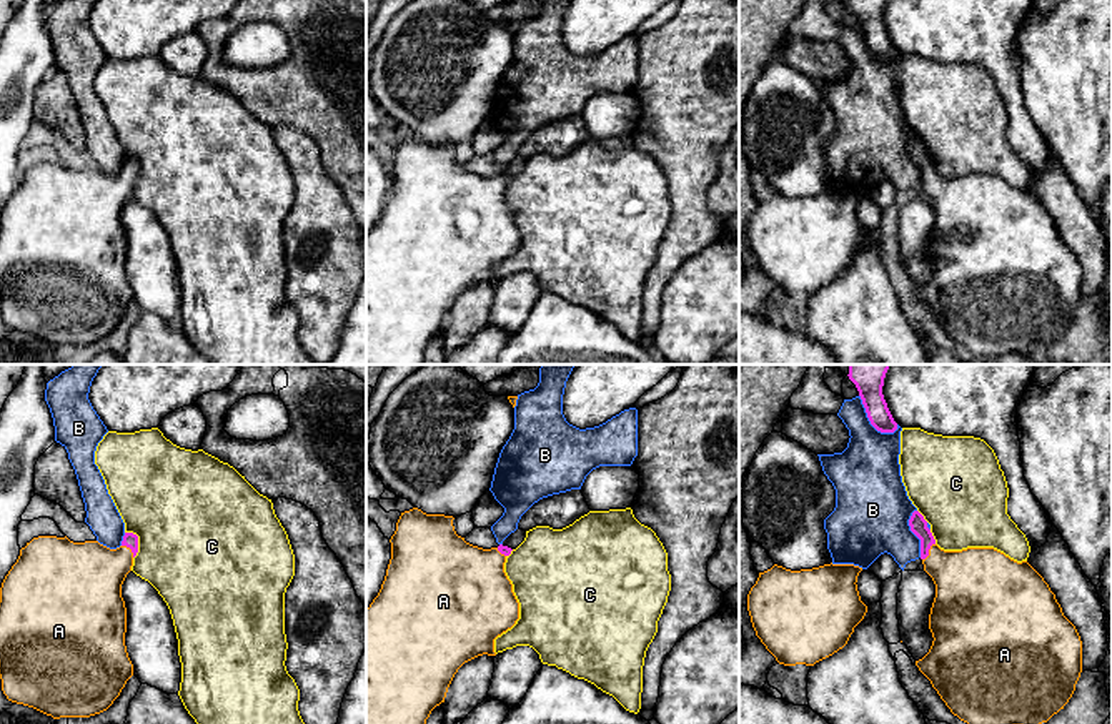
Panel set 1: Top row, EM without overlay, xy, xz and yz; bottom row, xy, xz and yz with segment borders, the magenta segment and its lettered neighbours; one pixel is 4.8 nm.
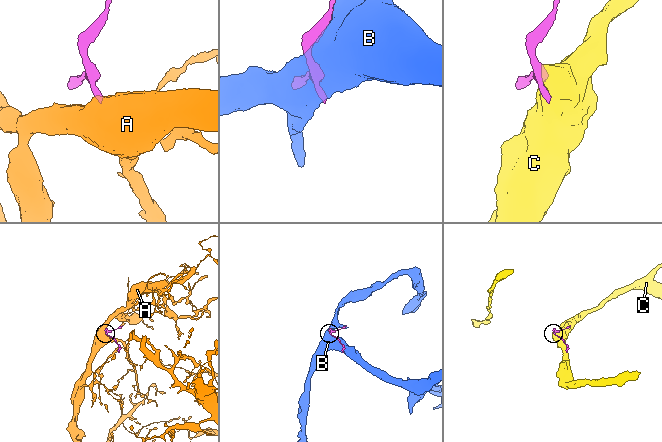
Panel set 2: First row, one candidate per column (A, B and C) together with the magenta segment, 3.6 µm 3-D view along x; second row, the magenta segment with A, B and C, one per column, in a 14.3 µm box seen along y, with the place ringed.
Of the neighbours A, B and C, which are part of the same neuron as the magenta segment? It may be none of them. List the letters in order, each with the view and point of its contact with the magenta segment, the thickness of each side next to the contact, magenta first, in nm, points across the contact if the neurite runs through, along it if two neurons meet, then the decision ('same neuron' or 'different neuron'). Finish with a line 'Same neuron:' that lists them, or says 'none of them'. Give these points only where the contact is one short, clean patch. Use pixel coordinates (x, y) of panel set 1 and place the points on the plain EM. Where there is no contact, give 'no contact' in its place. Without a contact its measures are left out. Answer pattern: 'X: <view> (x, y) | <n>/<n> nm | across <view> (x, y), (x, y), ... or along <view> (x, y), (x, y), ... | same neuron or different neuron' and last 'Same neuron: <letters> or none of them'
A: yz (928, 178) | 80/320 nm | across yz (918, 152), (926, 163), (928, 178), (968, 210) | same neuron
B: yz (871, 50) | 130/320 nm | different neuron
C: xy (137, 168) | 70/500 nm | different neuron
Same neuron: A

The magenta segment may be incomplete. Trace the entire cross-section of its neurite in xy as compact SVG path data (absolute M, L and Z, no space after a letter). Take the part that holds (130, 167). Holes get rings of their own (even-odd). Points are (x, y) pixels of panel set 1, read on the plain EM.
M125 160L122 173L117 176L110 176L98 168L73 170L67 163L38 163L20 176L17 190L12 193L0 215L0 306L2 318L8 328L33 335L53 346L90 345L107 338L113 331L127 308L133 303L133 291L125 273L127 235L122 225L122 211L132 198L137 180L138 163L133 160Z

